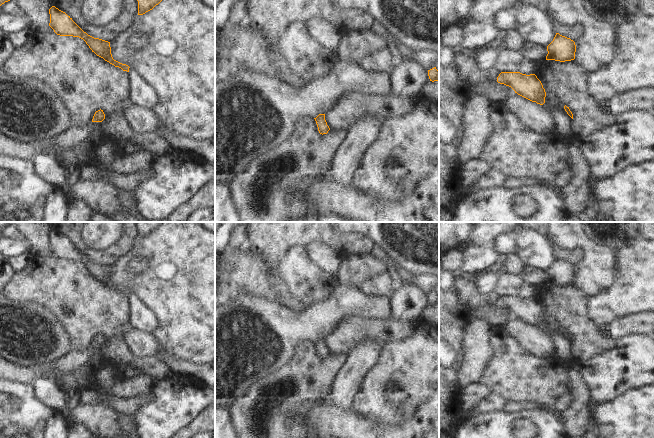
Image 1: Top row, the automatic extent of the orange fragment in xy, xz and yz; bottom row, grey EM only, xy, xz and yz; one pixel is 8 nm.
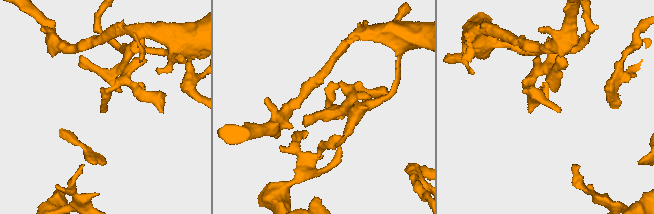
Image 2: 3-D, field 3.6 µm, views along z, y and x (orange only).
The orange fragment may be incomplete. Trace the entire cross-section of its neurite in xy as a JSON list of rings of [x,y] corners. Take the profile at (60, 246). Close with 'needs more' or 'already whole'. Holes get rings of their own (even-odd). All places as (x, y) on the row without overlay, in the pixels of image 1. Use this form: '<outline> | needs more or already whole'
[[[52,230],[49,233],[49,238],[49,250],[57,259],[73,260],[83,263],[92,274],[92,276],[94,276],[97,280],[103,282],[105,285],[114,289],[115,291],[119,291],[123,295],[129,296],[130,291],[128,289],[122,288],[113,283],[110,266],[88,259],[72,244],[70,240],[55,230]]] | already whole

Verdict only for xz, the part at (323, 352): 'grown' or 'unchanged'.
unchanged

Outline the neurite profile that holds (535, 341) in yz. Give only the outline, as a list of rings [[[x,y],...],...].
[[[517,317],[509,318],[506,328],[529,354],[539,358],[551,358],[555,355],[553,338],[542,329]]]

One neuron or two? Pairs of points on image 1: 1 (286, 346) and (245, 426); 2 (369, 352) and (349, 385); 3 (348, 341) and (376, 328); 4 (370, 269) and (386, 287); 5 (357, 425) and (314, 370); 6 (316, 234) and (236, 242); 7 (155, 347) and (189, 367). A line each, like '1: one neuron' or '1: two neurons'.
1: two neurons
2: one neuron
3: one neuron
4: two neurons
5: two neurons
6: two neurons
7: one neuron

